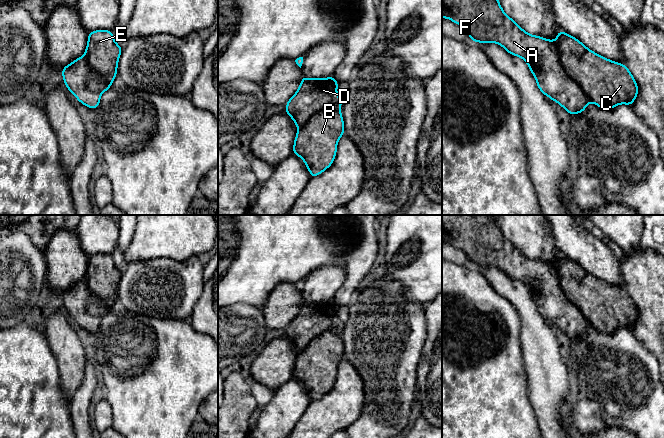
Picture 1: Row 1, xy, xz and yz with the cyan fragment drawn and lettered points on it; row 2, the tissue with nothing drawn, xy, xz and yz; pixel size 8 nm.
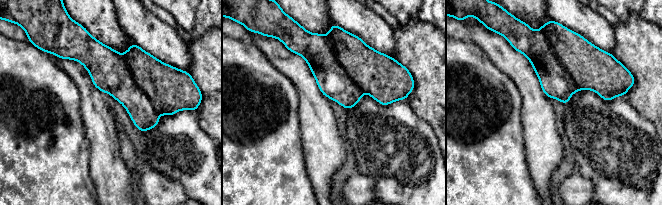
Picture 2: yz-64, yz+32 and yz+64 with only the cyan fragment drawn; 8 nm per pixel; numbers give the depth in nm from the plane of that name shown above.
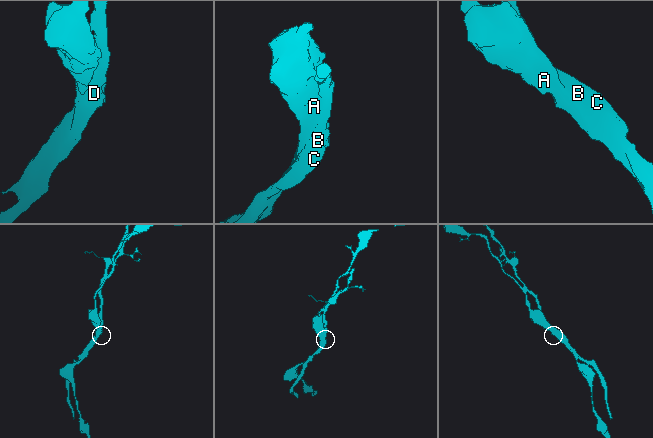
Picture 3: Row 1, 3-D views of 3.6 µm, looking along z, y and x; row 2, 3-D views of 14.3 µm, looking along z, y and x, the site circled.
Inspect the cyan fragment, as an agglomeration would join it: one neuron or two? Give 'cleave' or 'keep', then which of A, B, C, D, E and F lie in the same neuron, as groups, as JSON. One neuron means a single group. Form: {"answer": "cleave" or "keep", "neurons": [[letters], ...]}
{"answer": "cleave", "neurons": [["A", "D", "F"], ["B", "C", "E"]]}

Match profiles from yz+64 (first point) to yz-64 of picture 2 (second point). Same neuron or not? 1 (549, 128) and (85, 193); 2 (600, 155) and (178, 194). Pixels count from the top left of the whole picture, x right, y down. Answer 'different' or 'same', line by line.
1: different
2: different

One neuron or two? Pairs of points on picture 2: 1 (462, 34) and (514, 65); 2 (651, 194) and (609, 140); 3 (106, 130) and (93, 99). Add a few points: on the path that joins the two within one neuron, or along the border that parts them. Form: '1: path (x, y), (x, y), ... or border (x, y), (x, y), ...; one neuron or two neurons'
1: border (461, 22), (467, 31), (469, 39); two neurons
2: path (640, 181), (631, 172), (621, 153); one neuron
3: path (98, 122), (93, 107); one neuron

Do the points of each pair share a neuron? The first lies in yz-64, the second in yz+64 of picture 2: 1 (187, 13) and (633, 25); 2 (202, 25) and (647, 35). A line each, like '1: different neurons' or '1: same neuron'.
1: different neurons
2: different neurons

